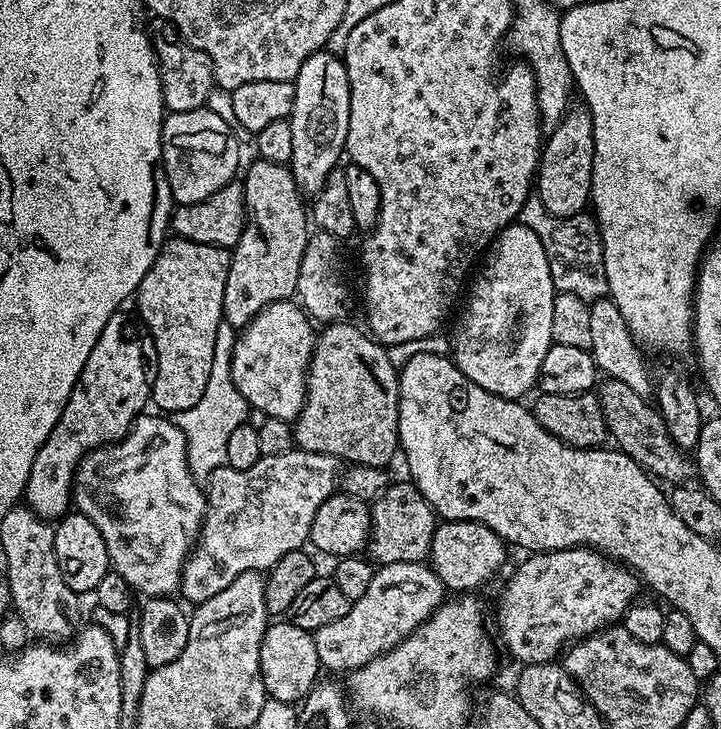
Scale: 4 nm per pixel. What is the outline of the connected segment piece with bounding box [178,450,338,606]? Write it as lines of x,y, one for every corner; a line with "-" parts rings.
293,450
286,454
261,456
258,462
254,462
254,466
250,466
250,470
234,470
227,466
217,466
214,474
206,481
204,525
200,528
200,535
192,551
188,553
188,561
184,563
184,569
180,575
179,595
184,595
189,600
189,605
201,604
210,598
214,598
214,594
218,594
221,590
226,590
226,586
230,586
230,582
234,582
234,578
238,578
238,574
264,572
273,568
278,562
278,558
282,558
282,554
290,554
303,549
309,543
310,526
314,522
314,514
318,514
318,506
322,506
322,502
326,502
326,498
330,498
337,491
338,468
336,472
336,467
338,467
338,461
335,456
327,456
321,452
301,452
299,450

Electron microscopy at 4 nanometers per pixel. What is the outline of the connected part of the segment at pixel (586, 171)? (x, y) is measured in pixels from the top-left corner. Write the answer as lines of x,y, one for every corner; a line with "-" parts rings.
569,110
560,125
553,132
547,133
540,153
534,192
551,215
578,216
589,207
592,199
592,163
595,153
592,115
586,110

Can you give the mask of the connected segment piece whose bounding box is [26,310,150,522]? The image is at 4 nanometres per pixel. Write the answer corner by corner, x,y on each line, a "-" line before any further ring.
121,310
115,312
106,322
94,350
90,350
90,358
86,358
86,366
82,366
82,374
66,402
66,410
62,410
62,418
58,418
58,426
50,430
50,438
42,442
42,450
38,450
38,458
34,458
34,466
30,466
27,507
31,508
49,522
56,522
69,511
72,504
72,480
76,477
76,468
87,452
103,448
105,444
115,444
129,430
137,416
145,411
144,403
150,400
150,372
144,369
144,348
140,345
142,321
135,311

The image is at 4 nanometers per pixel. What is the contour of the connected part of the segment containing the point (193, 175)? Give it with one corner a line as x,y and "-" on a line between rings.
207,106
198,110
168,112
162,126
162,163
173,201
176,204
202,202
210,198
214,190
222,190
222,186
233,183
237,179
240,148
242,144
236,139
236,133

